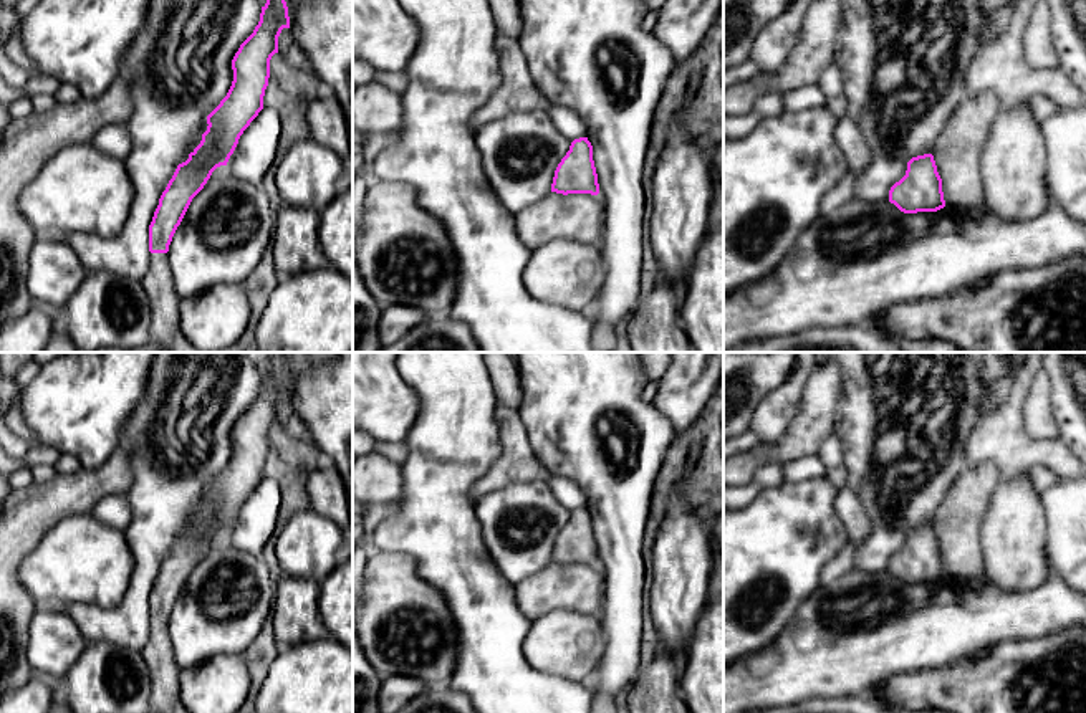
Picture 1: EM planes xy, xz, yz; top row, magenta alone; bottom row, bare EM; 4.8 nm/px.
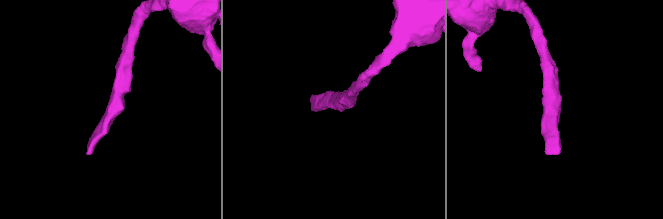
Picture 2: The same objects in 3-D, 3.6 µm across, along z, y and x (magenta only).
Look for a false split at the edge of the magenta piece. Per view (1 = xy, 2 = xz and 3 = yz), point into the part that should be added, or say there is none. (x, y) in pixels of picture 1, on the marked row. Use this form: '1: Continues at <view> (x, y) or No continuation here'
1: Continues at xy (158, 283)
2: Continues at xz (580, 217)
3: Continues at yz (959, 149)

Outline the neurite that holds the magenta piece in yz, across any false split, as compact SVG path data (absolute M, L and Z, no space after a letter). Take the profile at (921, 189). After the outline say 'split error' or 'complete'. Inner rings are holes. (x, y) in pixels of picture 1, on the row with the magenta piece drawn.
M992 91L963 99L937 139L935 152L907 162L906 175L889 190L889 202L904 213L949 205L962 218L982 220L987 210L982 156L1000 111Z | split error

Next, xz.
M588 137L574 139L555 170L551 192L513 215L518 238L530 250L558 238L596 245L606 218L598 194L593 146Z | split error

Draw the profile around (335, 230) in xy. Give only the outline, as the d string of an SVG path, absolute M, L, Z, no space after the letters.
M353 187L321 212L318 237L329 266L353 281Z

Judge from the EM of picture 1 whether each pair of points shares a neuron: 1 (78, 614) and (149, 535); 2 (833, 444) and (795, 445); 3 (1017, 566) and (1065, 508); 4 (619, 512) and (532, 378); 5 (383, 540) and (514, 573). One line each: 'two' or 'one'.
1: one
2: two
3: two
4: one
5: two

